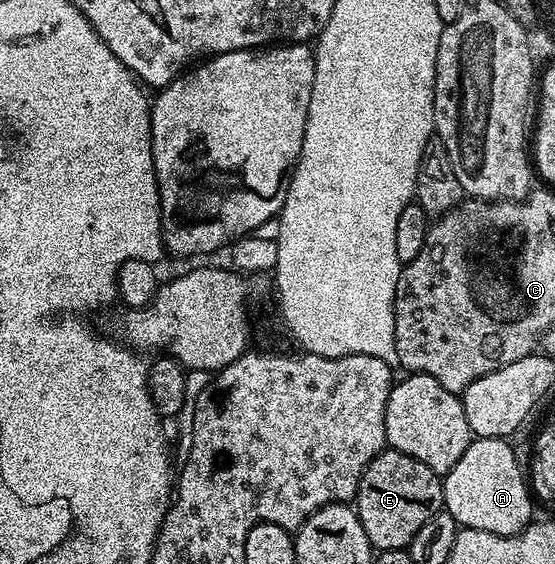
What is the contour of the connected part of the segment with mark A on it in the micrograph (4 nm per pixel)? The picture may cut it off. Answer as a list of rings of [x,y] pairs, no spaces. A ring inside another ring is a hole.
[[[475,438],[469,444],[469,448],[465,448],[465,456],[461,456],[461,460],[457,460],[457,464],[453,464],[451,471],[443,478],[444,507],[460,527],[493,532],[497,536],[513,536],[531,525],[533,494],[529,489],[524,467],[523,470],[519,467],[519,462],[515,459],[515,450],[509,443],[507,438]]]

